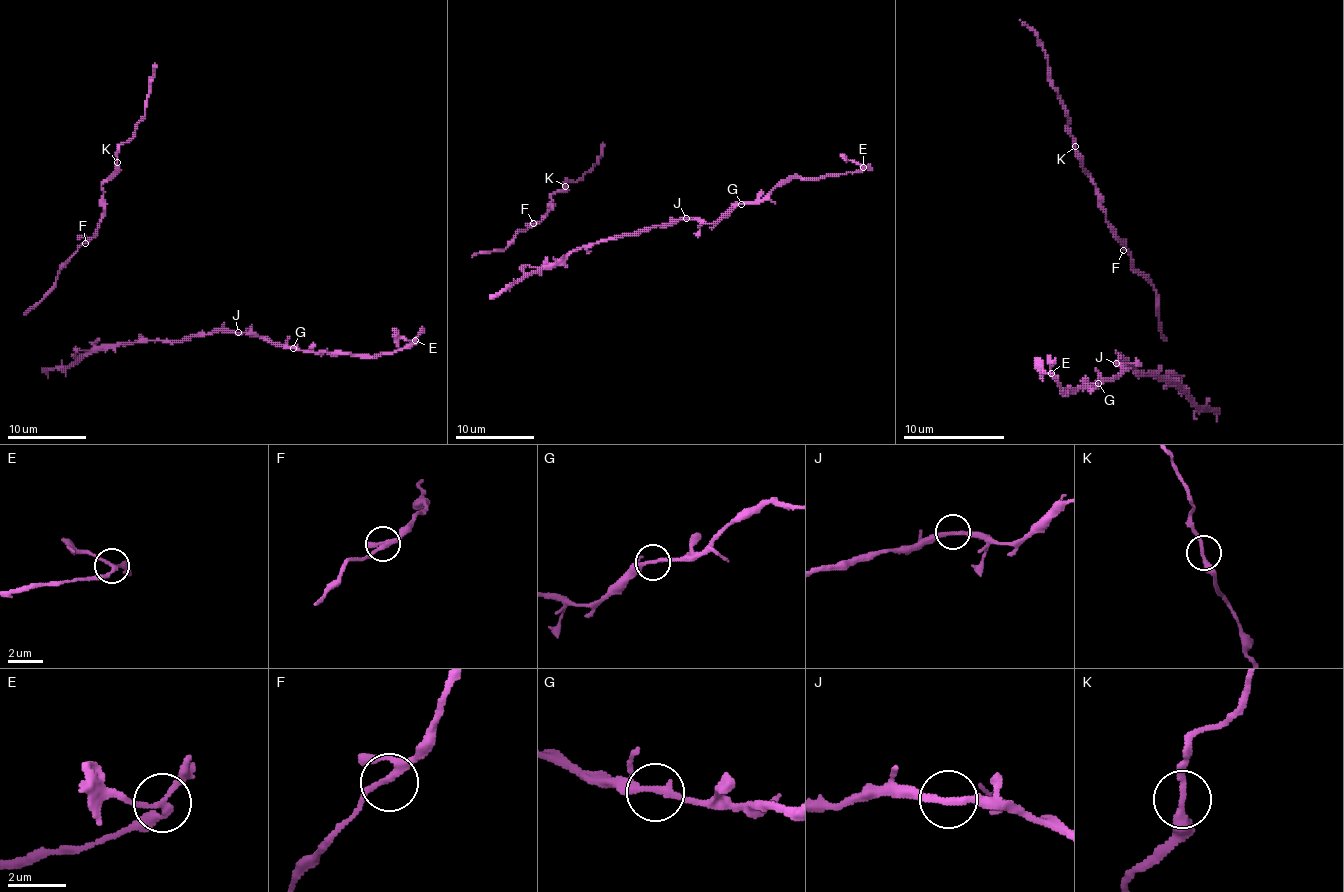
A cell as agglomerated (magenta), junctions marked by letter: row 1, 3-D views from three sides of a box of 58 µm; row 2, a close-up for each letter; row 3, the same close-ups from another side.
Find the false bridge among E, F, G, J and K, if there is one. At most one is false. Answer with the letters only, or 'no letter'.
E

